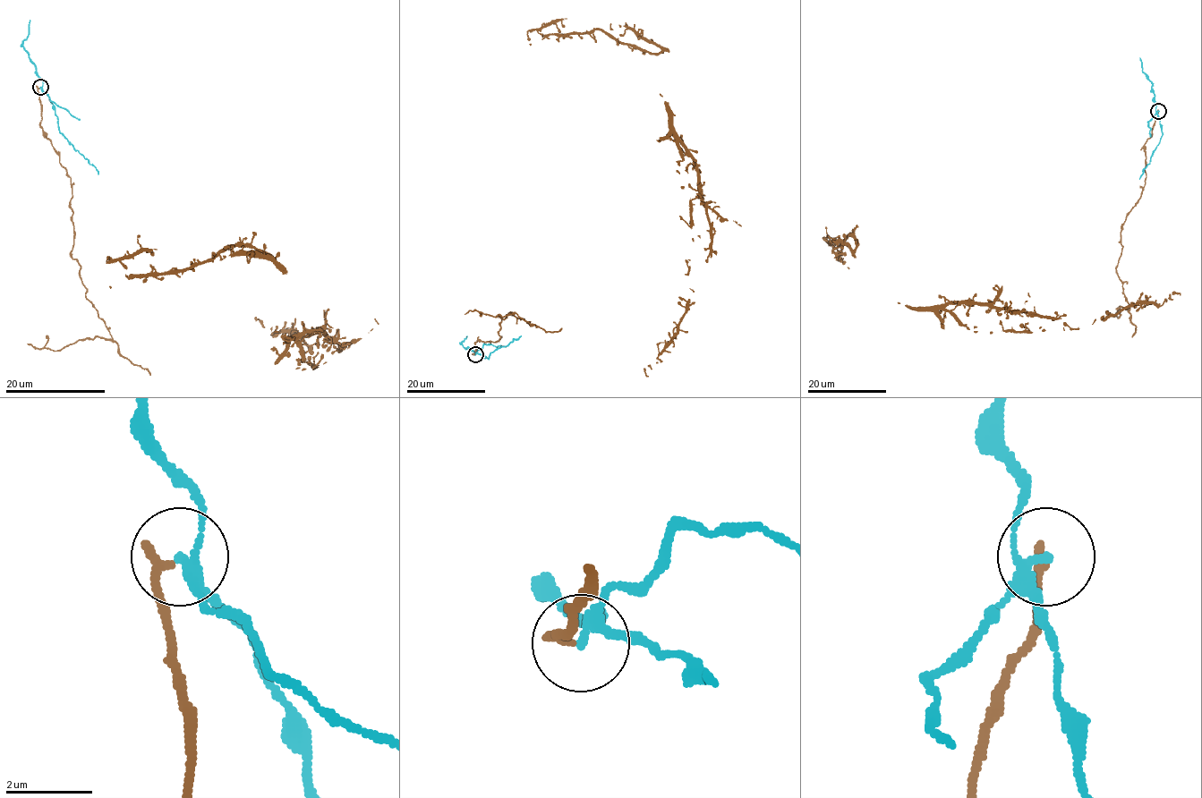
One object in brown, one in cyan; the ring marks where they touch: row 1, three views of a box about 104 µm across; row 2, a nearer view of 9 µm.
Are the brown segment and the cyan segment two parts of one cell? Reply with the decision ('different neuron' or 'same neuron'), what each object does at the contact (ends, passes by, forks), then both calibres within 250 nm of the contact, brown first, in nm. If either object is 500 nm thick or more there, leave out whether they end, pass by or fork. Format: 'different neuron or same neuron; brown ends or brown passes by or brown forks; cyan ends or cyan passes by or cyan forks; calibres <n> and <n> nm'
different neuron; brown ends; cyan forks; calibres 240 and 180 nm

